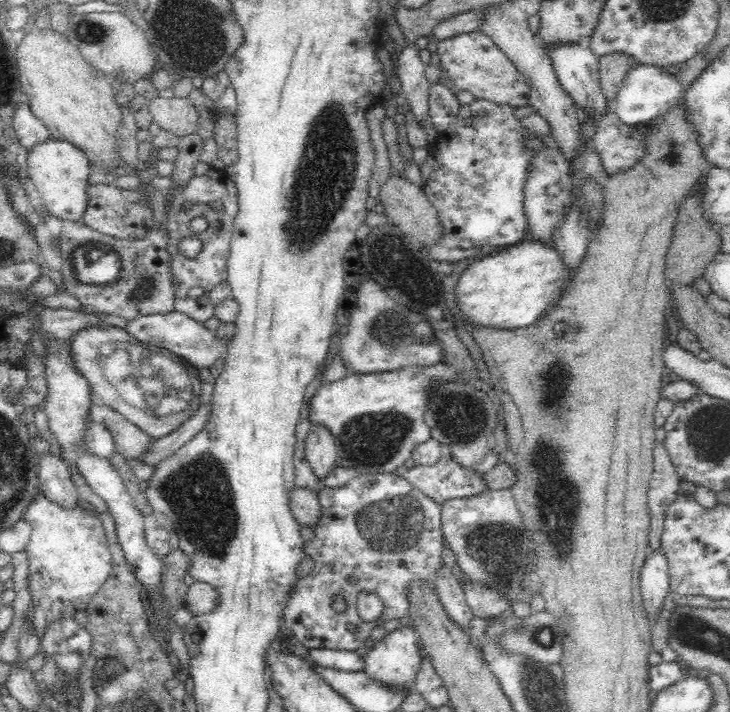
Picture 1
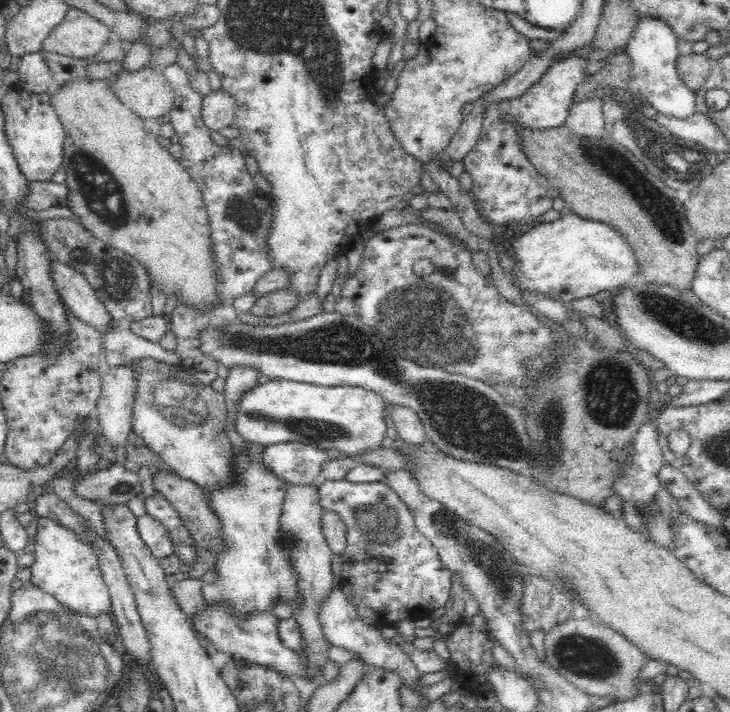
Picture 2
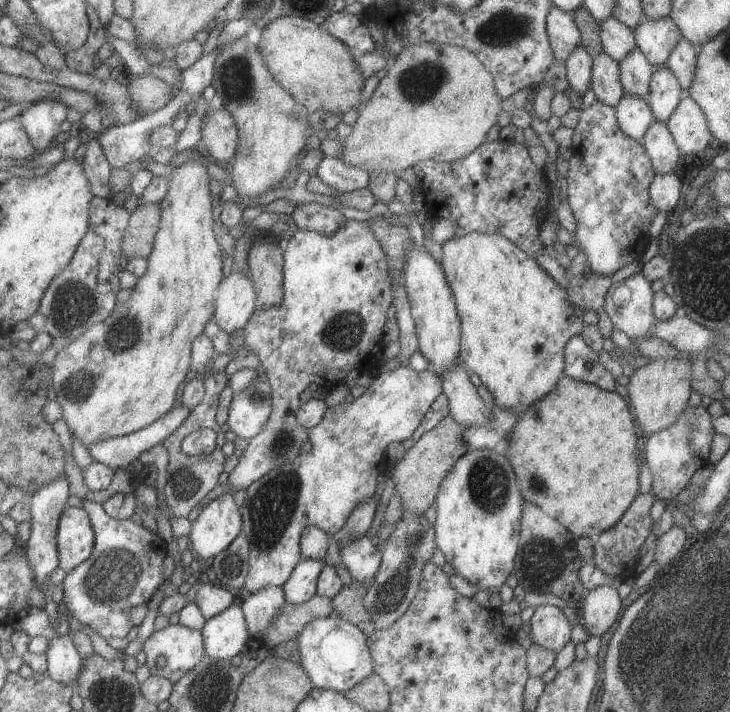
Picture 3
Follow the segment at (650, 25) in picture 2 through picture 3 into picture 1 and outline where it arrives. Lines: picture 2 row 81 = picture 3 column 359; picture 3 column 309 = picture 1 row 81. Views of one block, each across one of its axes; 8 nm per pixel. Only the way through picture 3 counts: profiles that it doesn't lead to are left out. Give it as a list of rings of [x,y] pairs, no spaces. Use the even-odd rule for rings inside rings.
[[[637,64],[627,74],[613,101],[614,110],[624,124],[628,126],[647,124],[652,118],[668,111],[679,102],[678,81],[674,81],[674,75],[665,73],[660,67]]]

